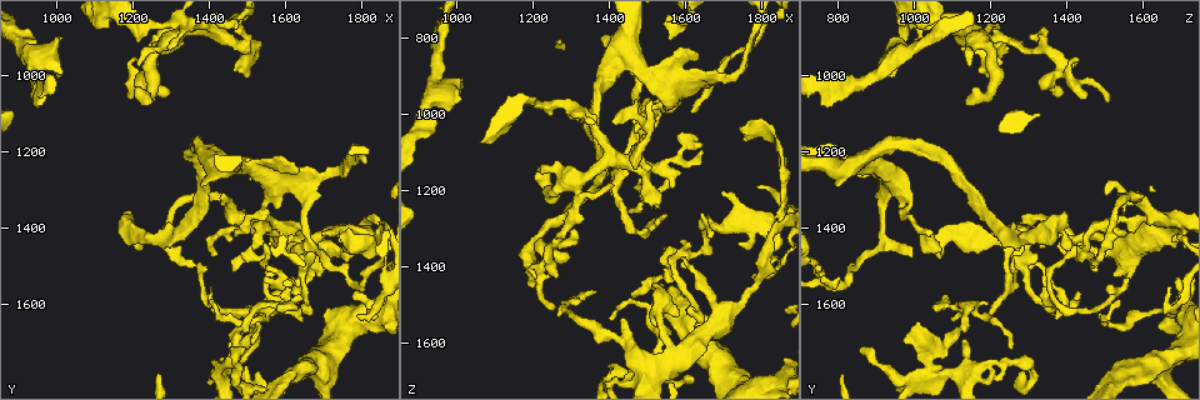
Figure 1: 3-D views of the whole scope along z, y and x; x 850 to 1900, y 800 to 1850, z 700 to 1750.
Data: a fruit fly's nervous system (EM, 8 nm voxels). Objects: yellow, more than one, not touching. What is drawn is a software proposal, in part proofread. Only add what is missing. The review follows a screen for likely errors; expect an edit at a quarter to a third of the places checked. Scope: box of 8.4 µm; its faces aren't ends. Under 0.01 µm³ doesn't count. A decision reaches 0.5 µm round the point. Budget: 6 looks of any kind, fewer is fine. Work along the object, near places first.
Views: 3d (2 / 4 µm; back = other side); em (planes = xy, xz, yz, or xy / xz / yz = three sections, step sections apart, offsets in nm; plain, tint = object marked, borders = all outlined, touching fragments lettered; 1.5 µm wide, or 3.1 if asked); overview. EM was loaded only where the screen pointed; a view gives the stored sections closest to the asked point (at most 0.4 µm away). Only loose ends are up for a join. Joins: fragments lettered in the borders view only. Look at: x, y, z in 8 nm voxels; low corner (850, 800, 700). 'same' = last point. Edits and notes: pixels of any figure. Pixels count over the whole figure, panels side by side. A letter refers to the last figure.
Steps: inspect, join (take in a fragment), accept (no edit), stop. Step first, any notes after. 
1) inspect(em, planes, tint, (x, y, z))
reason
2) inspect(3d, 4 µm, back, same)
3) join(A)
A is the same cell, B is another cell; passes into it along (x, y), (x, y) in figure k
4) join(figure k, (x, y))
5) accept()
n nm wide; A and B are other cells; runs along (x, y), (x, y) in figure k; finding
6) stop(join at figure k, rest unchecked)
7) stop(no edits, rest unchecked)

inspect(em, planes, plain, (1485, 1715, 865))
thin end

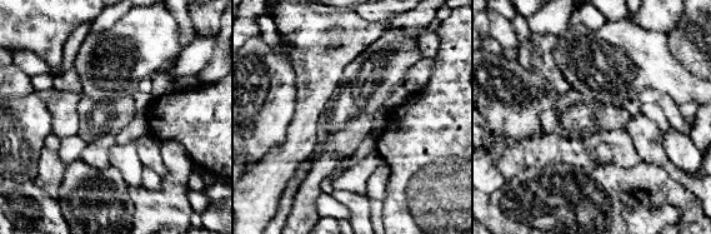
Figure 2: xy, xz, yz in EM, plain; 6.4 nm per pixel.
inspect(em, planes, tint, same)

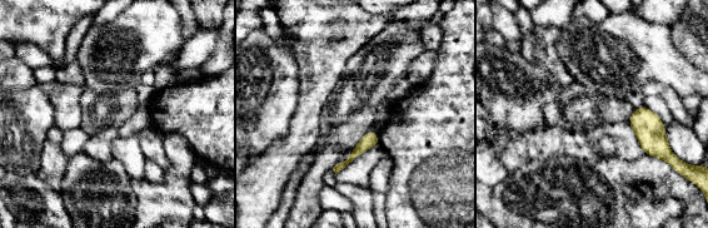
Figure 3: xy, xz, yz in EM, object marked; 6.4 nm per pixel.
inspect(em, planes, borders, same)
what lies round it

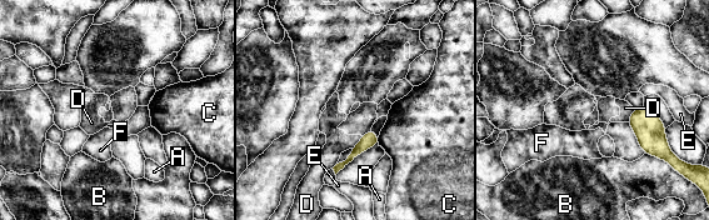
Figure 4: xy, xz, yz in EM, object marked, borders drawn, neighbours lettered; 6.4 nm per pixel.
accept()
90 nm wide; A, B, C, D, E and F are other cells; none of them fits

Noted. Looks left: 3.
inspect(3d, 4 µm, (1500, 1000, 1190))
free end

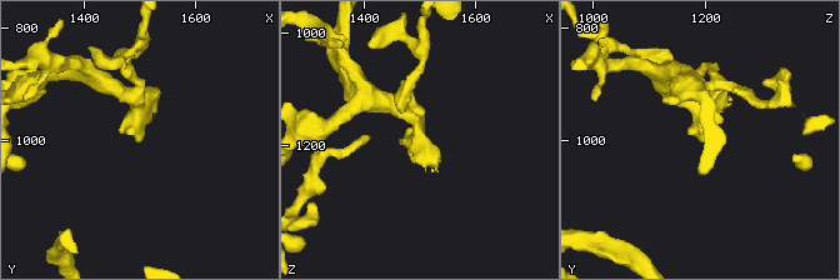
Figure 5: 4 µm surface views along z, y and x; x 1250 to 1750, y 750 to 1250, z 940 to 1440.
inspect(em, planes, borders, (1500, 995, 1185))

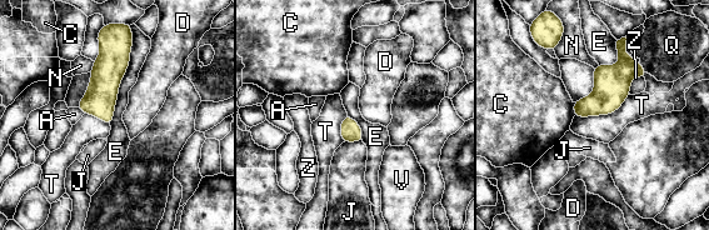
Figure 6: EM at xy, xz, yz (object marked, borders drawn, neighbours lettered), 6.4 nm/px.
join(Q)
Q is the same cell, A, C, D, E, J, N, T, V and Z are other cells; the neuron continues

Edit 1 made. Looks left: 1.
inspect(em, planes, borders, (1745, 1425, 1035))
end of a long branch

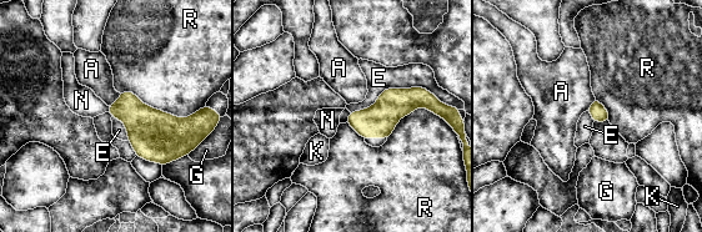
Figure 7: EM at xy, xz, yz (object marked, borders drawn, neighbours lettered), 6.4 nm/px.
accept()
A, E, G, K, N and R are other cells; border along (437, 97), (386, 87), (350, 112) in figure 7; no lettered fragment goes on from it

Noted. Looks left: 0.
stop(join at figure 6, rest unchecked)

